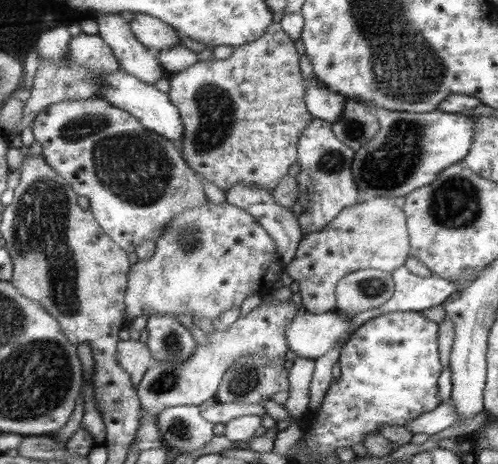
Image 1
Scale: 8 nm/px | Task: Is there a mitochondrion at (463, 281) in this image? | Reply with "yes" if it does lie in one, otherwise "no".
no

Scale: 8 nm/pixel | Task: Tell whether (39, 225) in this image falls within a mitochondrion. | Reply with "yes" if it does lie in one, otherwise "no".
yes

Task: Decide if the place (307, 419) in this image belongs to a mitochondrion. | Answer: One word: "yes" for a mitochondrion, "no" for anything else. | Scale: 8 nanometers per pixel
no

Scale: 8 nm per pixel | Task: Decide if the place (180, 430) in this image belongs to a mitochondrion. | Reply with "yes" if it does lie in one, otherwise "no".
yes

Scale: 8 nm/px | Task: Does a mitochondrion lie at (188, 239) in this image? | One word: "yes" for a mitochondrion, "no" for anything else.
yes

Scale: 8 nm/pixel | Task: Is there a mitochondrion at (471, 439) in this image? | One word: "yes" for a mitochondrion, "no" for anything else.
no

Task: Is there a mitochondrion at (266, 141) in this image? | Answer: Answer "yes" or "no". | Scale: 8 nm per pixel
no

